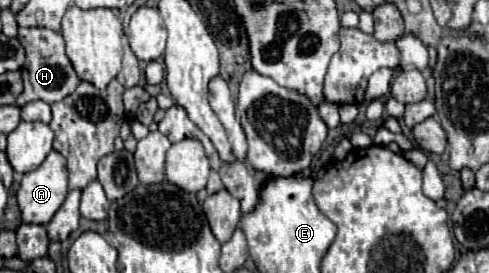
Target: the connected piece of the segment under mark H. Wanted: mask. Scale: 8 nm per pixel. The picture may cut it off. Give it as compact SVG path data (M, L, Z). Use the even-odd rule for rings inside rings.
M20 28L18 40L22 42L22 48L26 50L26 64L20 70L24 80L24 92L16 100L18 106L24 106L32 100L54 104L76 90L76 86L80 84L80 78L76 76L68 56L64 54L64 40L60 32L54 32L48 28Z

